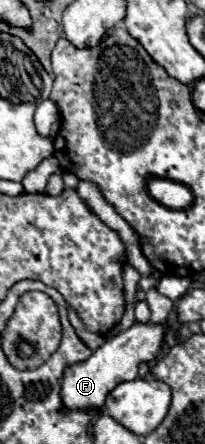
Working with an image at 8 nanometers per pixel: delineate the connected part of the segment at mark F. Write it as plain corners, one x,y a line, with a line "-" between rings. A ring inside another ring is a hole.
136,322
132,328
112,336
106,340
92,356
80,364
72,364
64,370
62,376
62,410
100,410
106,396
126,380
138,378
138,362
150,362
158,356
160,346
164,338
164,326
162,324
140,324

